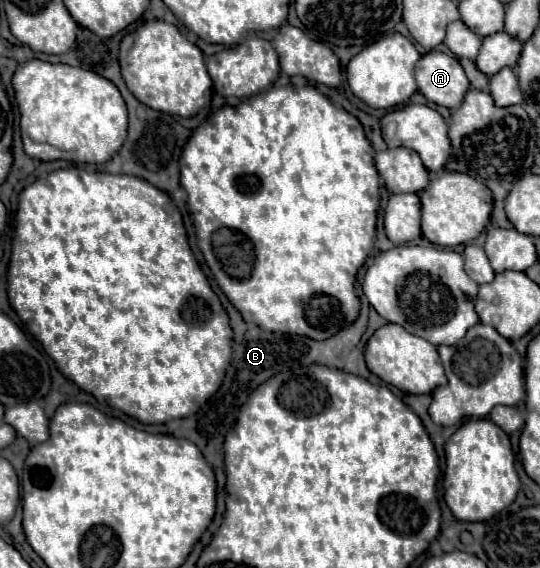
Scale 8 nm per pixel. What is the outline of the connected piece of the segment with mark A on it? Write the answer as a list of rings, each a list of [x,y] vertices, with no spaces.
[[[430,51],[420,57],[414,69],[418,91],[432,103],[458,109],[468,91],[468,77],[456,57]]]

